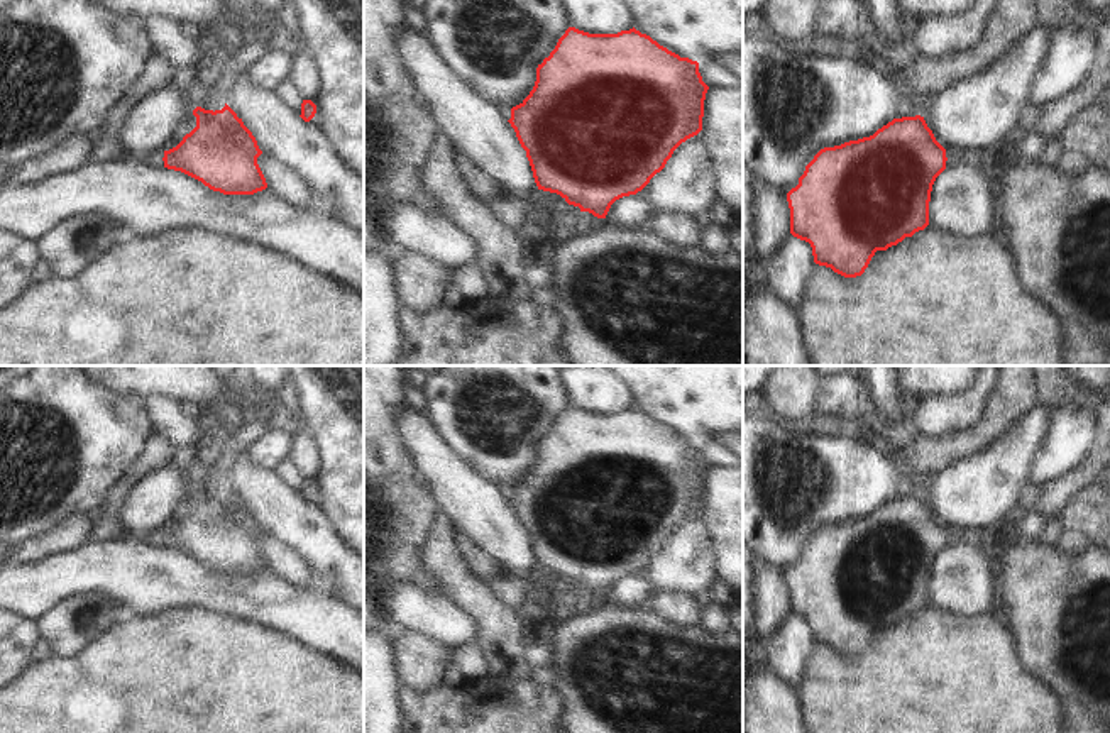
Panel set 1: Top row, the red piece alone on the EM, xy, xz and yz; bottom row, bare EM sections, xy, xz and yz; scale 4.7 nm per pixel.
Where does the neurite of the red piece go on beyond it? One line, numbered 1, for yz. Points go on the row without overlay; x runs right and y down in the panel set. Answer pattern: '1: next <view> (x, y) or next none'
1: next yz (953, 537)

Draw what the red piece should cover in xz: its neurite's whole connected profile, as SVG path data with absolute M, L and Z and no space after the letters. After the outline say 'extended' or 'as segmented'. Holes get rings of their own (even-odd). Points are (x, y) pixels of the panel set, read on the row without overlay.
M569 406L538 444L533 469L511 488L508 499L526 530L538 565L531 577L540 582L545 570L557 572L580 591L606 598L616 579L641 570L673 530L702 510L707 469L697 440L680 437L635 406L618 413L589 413Z; extended

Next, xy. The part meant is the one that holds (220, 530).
M225 482L222 489L193 489L196 506L169 528L144 537L147 545L181 550L223 574L254 574L267 567L257 543L262 530L242 498Z; extended

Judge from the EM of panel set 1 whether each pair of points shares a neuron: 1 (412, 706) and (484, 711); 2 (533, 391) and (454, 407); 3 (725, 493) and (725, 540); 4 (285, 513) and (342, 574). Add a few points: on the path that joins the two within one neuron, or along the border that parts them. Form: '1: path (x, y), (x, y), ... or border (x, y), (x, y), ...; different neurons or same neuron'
1: path (430, 711), (466, 711); same neuron
2: path (513, 391), (500, 391), (489, 402), (474, 402); same neuron
3: path (725, 505), (725, 529); same neuron
4: path (300, 529), (329, 559); same neuron

